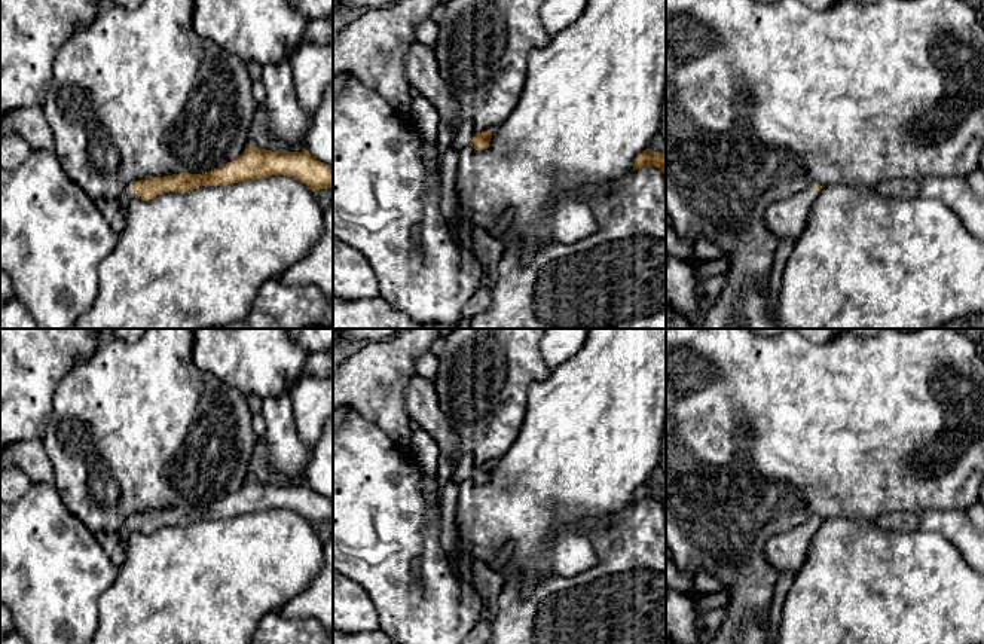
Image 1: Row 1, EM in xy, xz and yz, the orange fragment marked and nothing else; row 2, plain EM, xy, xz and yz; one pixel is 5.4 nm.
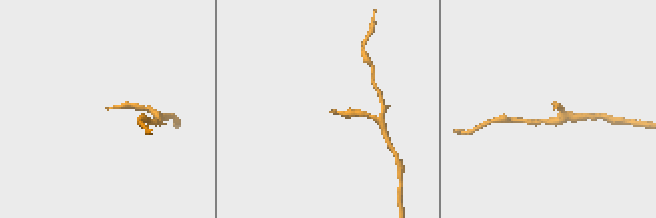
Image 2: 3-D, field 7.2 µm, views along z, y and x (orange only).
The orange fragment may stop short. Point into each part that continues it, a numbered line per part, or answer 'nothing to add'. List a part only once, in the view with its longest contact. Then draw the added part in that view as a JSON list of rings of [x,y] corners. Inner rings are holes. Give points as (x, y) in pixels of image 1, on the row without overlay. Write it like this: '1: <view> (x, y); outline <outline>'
1: xz (464, 466); outline [[[462,454],[455,463],[453,482],[459,485],[461,482],[470,479],[474,467],[476,464],[471,454]]]

